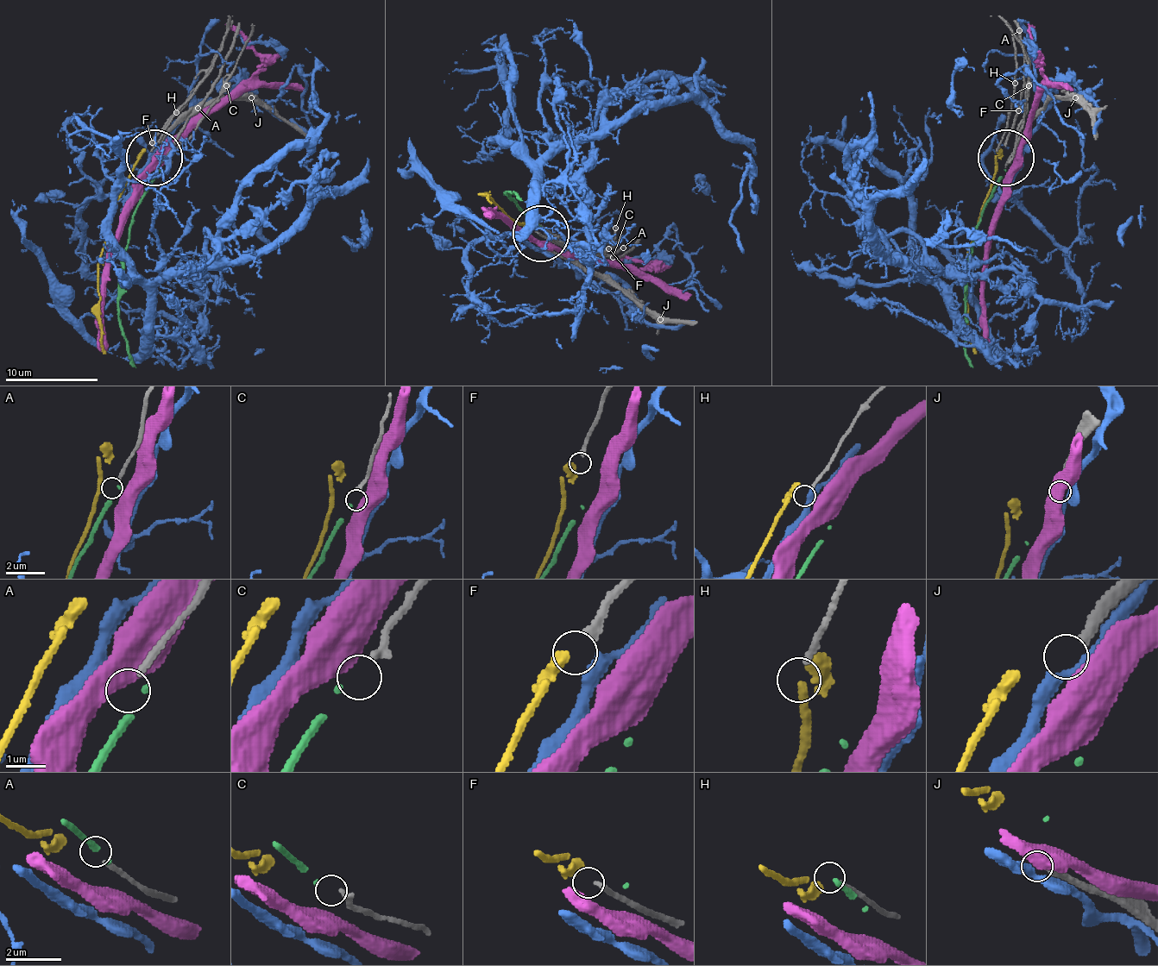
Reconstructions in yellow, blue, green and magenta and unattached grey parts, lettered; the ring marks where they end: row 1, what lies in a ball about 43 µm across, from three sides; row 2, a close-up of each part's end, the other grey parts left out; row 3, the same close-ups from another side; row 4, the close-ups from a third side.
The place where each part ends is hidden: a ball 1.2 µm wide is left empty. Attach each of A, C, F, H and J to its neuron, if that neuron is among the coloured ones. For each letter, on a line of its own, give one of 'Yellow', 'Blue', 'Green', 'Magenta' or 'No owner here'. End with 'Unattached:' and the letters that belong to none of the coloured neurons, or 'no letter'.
A: No owner here
C: Green
F: Yellow
H: No owner here
J: No owner here
Unattached: A, H, J

